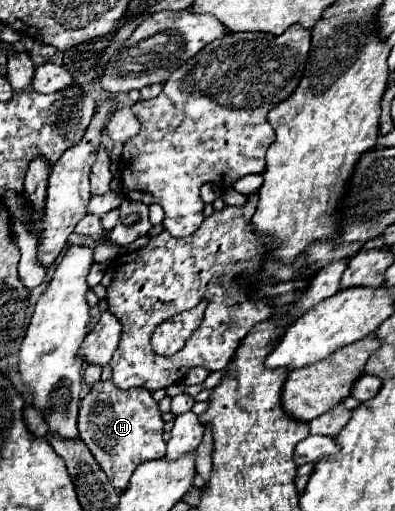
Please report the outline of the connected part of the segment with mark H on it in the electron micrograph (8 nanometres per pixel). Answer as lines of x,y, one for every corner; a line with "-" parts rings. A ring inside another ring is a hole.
99,381
81,401
79,437
95,455
97,463
117,491
125,491
137,465
165,457
163,421
157,403
147,389
121,391
113,381

